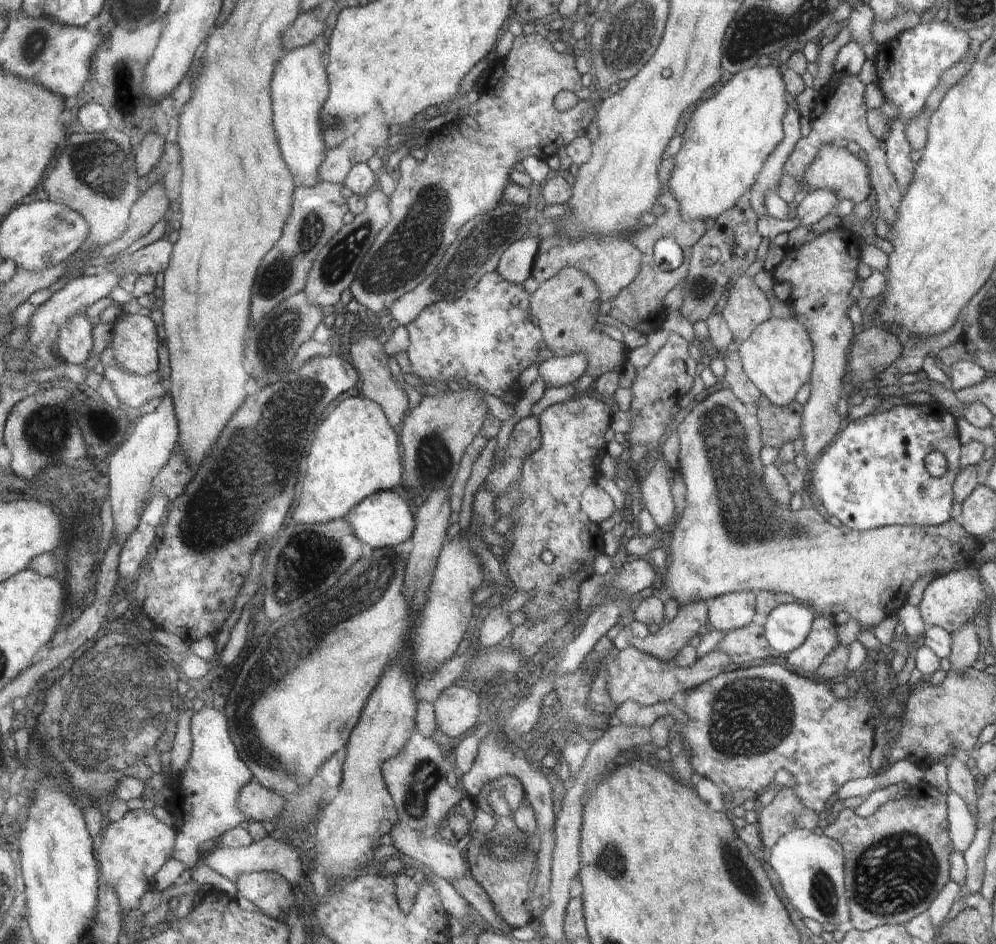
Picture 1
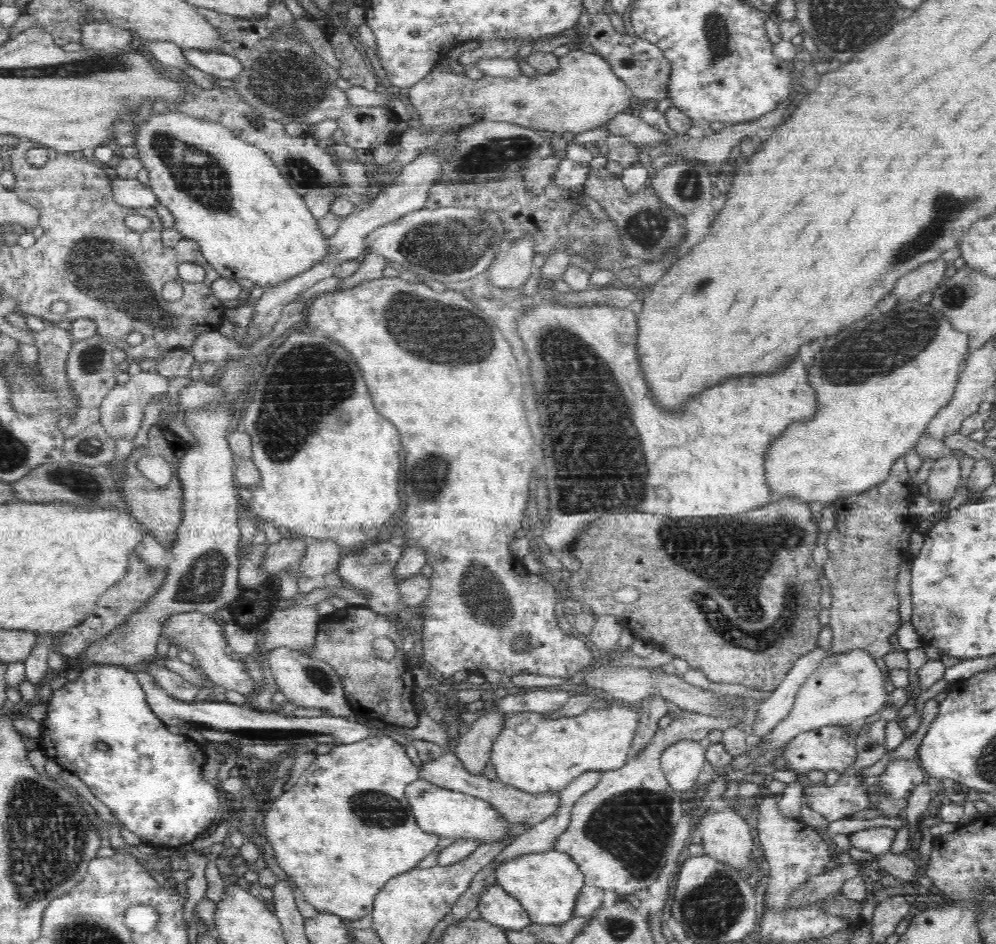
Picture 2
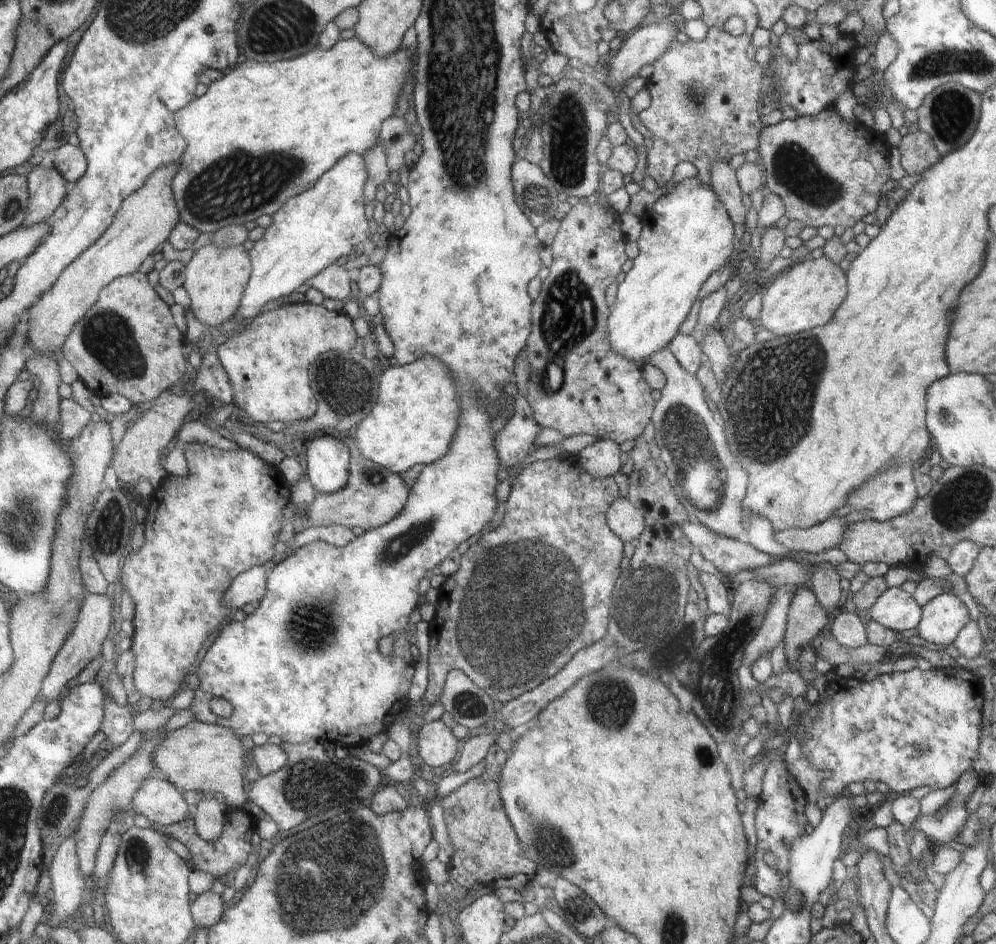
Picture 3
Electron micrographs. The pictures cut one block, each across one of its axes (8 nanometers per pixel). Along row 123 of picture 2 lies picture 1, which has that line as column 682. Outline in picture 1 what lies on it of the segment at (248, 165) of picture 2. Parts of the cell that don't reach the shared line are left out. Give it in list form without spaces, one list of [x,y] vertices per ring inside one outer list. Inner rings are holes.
[[[753,66],[737,72],[728,84],[724,84],[718,92],[709,94],[707,99],[702,99],[693,108],[681,135],[681,148],[669,161],[665,179],[667,192],[676,198],[686,220],[704,218],[706,222],[708,218],[715,219],[722,212],[734,208],[744,192],[756,184],[762,166],[785,136],[784,116],[790,108],[786,93],[785,79],[776,68]]]

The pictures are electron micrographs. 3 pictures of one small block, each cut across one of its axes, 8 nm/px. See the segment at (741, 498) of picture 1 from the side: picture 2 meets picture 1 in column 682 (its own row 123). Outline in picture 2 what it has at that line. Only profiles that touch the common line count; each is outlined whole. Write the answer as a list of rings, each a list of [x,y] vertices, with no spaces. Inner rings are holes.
[[[571,50],[559,58],[560,68],[550,74],[536,73],[535,76],[526,76],[520,73],[514,78],[493,77],[484,75],[478,80],[470,79],[465,73],[456,73],[443,68],[440,62],[418,83],[413,83],[408,90],[408,100],[416,108],[421,130],[453,130],[458,133],[468,126],[489,120],[490,122],[506,122],[530,128],[533,131],[546,130],[559,132],[566,137],[575,133],[586,132],[603,126],[613,116],[626,110],[629,106],[632,93],[626,82],[618,79],[610,64],[598,53],[588,53],[582,50]]]

